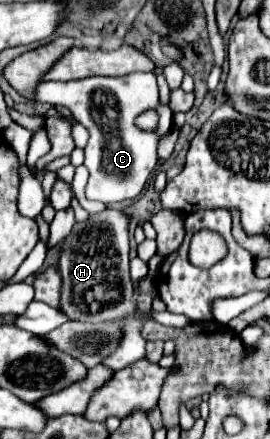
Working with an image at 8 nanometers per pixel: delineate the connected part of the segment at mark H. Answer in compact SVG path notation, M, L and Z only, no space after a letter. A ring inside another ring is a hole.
M104 209L102 213L90 215L86 221L74 223L58 257L58 271L62 277L60 311L68 315L70 321L118 323L118 327L122 327L122 345L118 345L118 349L102 361L102 365L112 371L144 359L146 355L146 341L141 334L144 317L136 310L136 285L130 279L128 265L128 225L130 215L118 209ZM120 287L123 287L122 300L116 301Z

